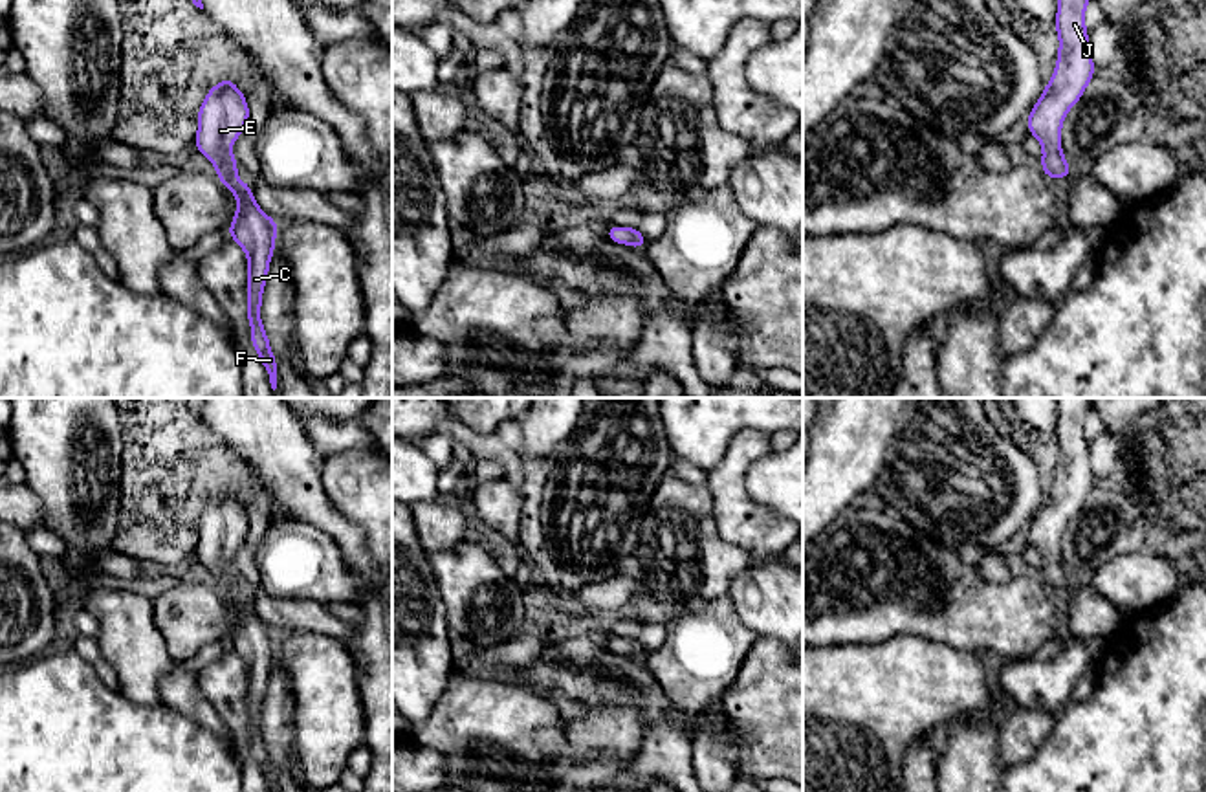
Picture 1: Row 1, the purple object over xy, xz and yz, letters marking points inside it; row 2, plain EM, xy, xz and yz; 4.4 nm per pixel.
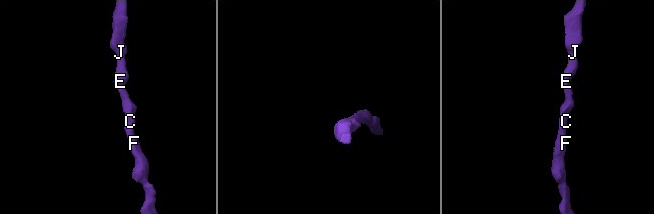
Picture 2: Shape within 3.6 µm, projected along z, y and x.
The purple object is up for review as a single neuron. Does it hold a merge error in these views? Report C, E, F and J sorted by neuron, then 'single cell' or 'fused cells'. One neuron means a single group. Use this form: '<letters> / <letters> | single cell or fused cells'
C E F J | single cell

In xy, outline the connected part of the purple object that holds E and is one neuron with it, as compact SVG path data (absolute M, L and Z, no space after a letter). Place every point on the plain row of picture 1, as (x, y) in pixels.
M224 490L207 502L200 517L194 556L196 561L211 570L220 592L238 610L238 620L227 644L247 666L247 732L251 735L251 754L268 781L269 792L277 792L277 770L271 764L269 750L260 732L260 715L279 634L257 616L249 594L236 588L238 574L231 563L247 530L246 506L235 497L233 490Z

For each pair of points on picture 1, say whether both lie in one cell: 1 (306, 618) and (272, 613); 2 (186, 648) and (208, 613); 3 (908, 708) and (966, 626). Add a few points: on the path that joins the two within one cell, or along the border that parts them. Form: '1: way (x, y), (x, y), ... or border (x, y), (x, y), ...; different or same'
1: way (297, 616), (281, 615); same
2: way (186, 638), (198, 622); same
3: border (909, 635), (974, 649), (992, 659); different

